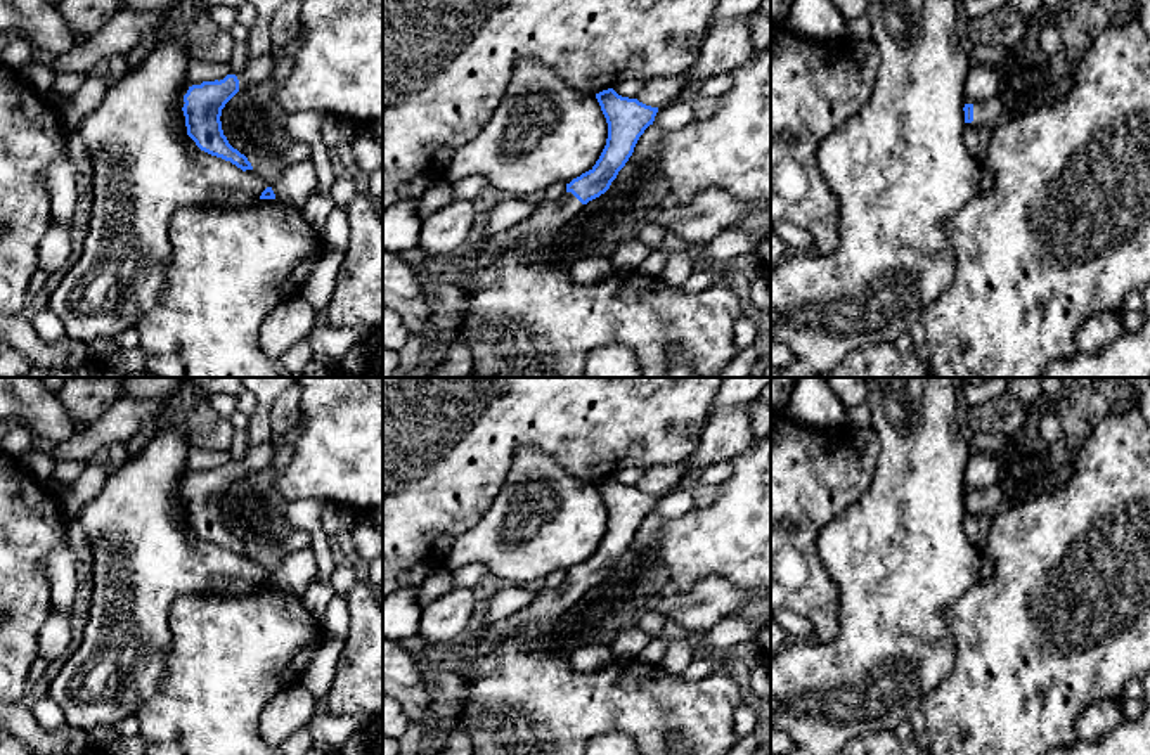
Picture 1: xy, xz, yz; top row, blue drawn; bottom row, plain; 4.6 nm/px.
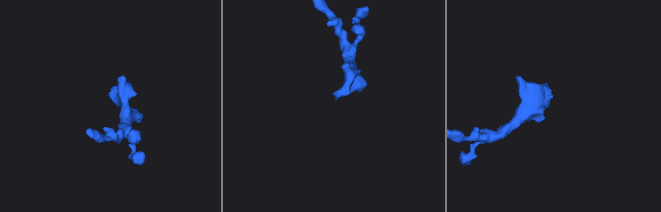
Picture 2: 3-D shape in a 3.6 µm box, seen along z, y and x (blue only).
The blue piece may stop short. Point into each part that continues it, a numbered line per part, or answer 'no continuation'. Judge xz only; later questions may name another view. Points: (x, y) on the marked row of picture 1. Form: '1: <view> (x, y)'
1: xz (548, 217)

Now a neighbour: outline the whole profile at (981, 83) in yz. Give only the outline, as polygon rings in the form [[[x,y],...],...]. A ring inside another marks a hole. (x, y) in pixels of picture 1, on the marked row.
[[[972,66],[965,83],[965,104],[975,104],[998,95],[998,74],[994,68]]]

